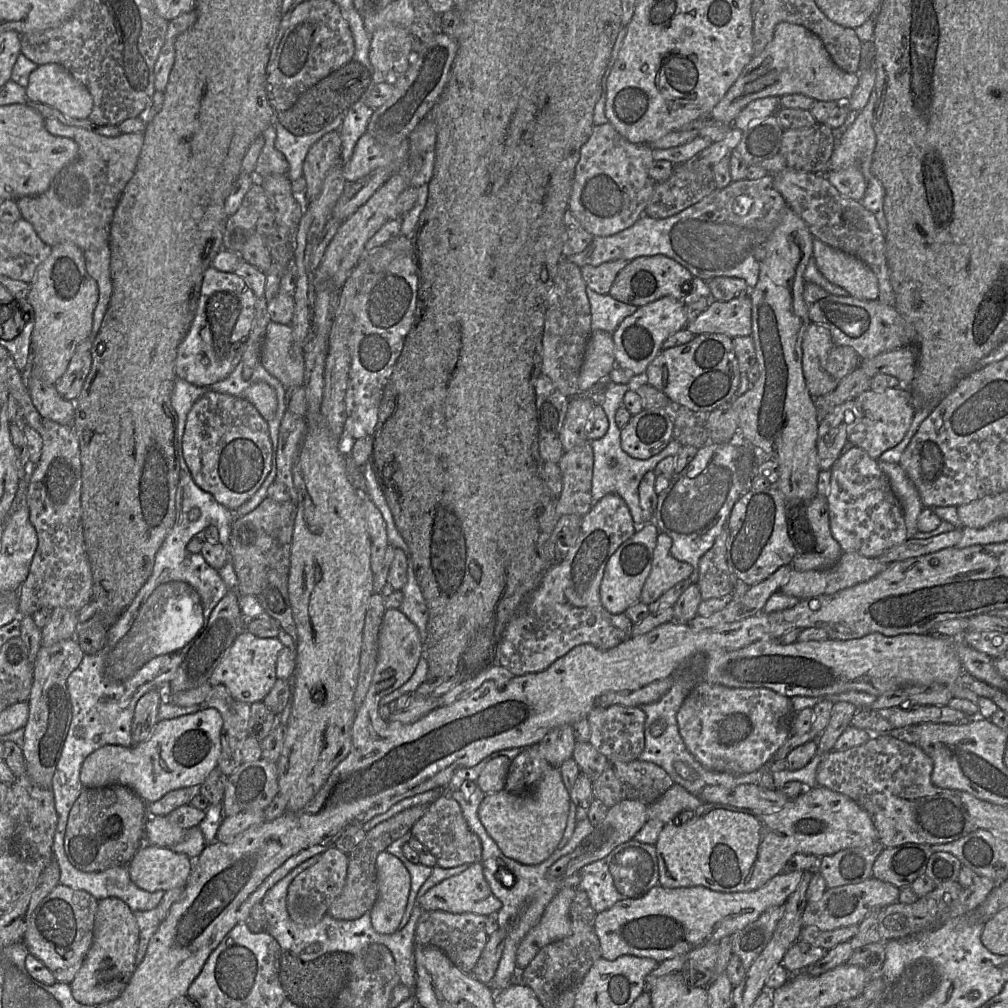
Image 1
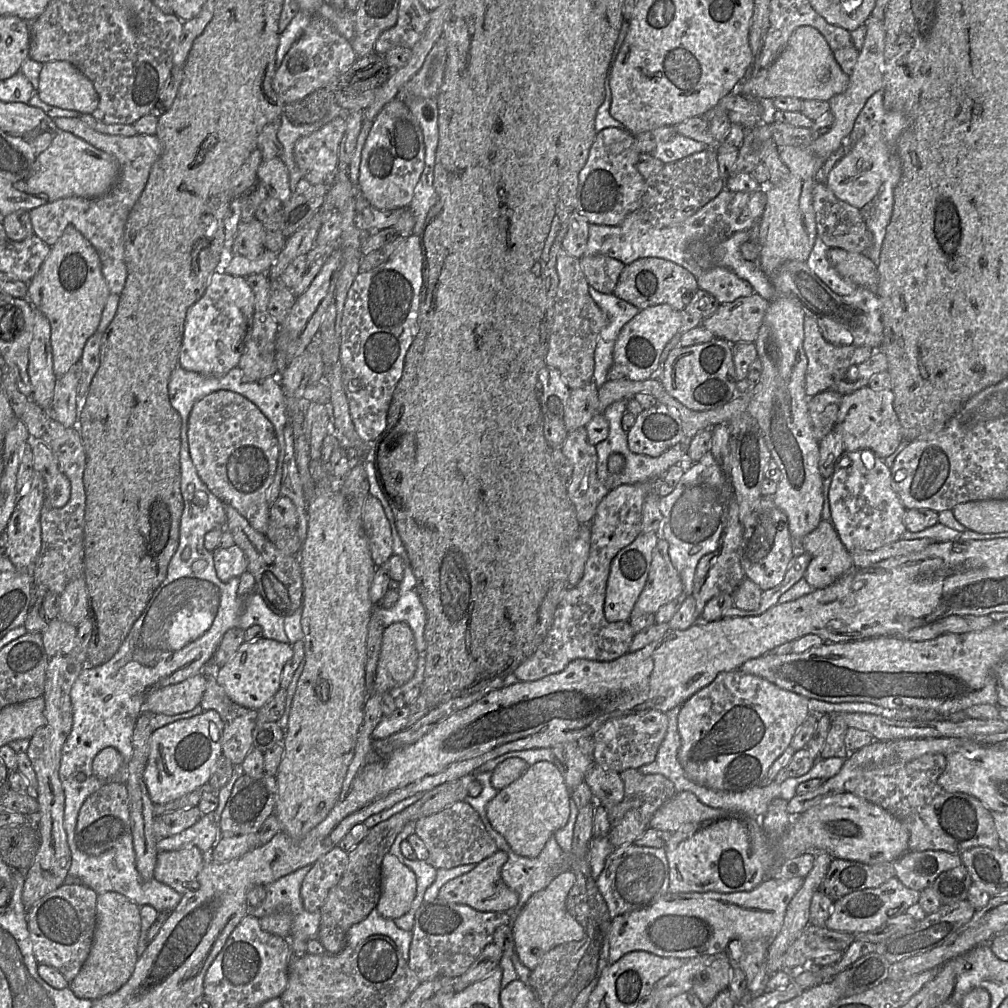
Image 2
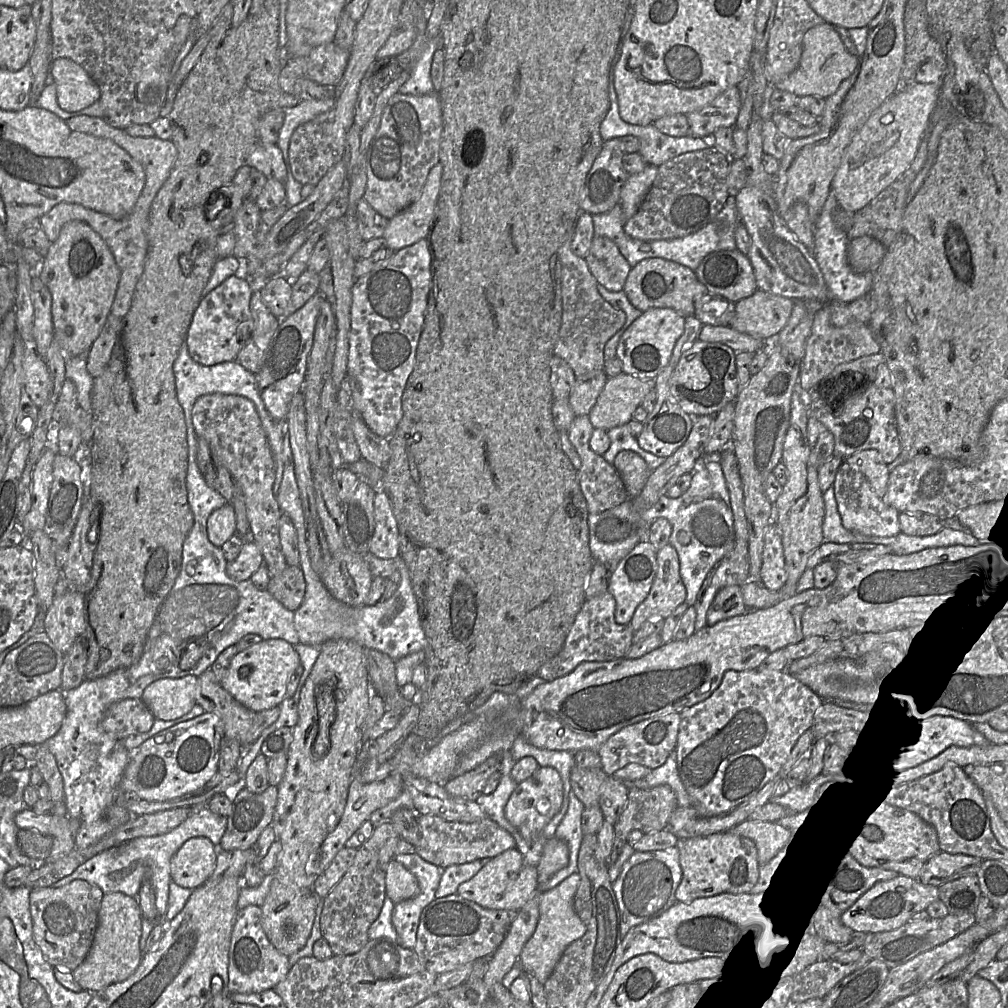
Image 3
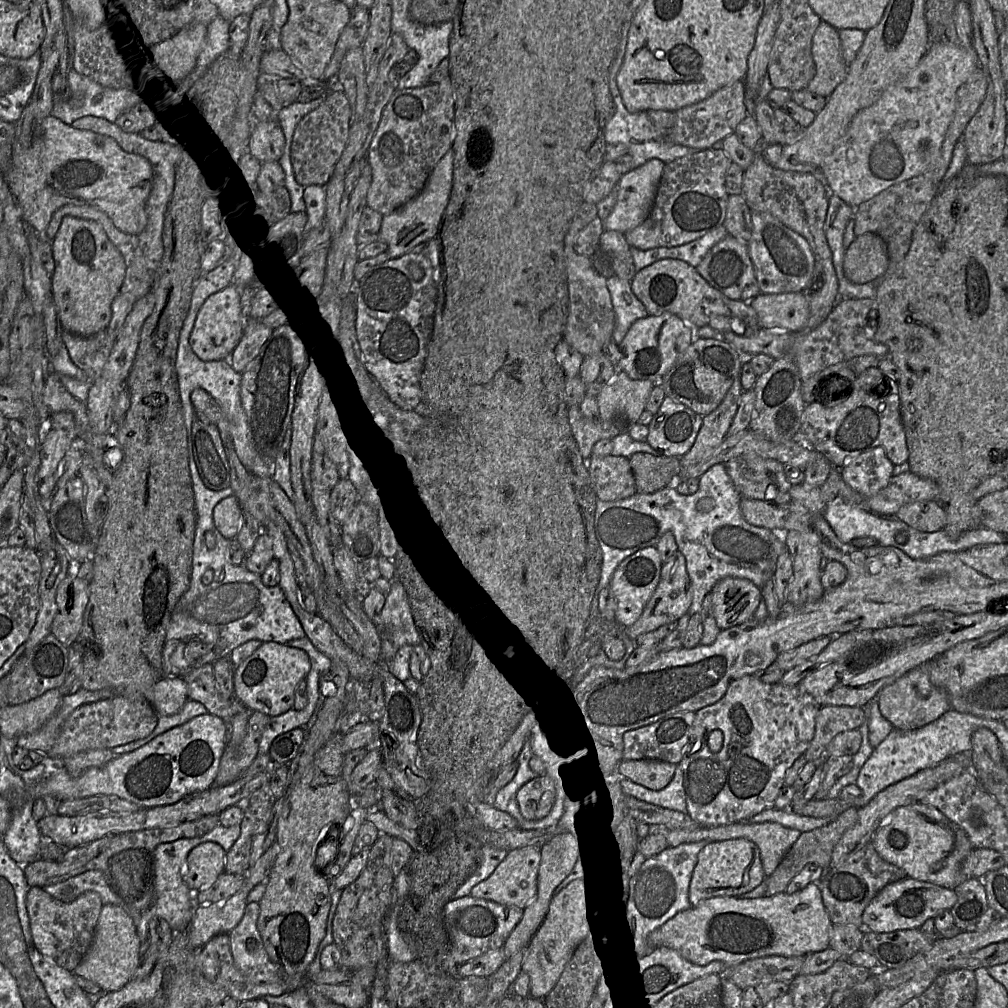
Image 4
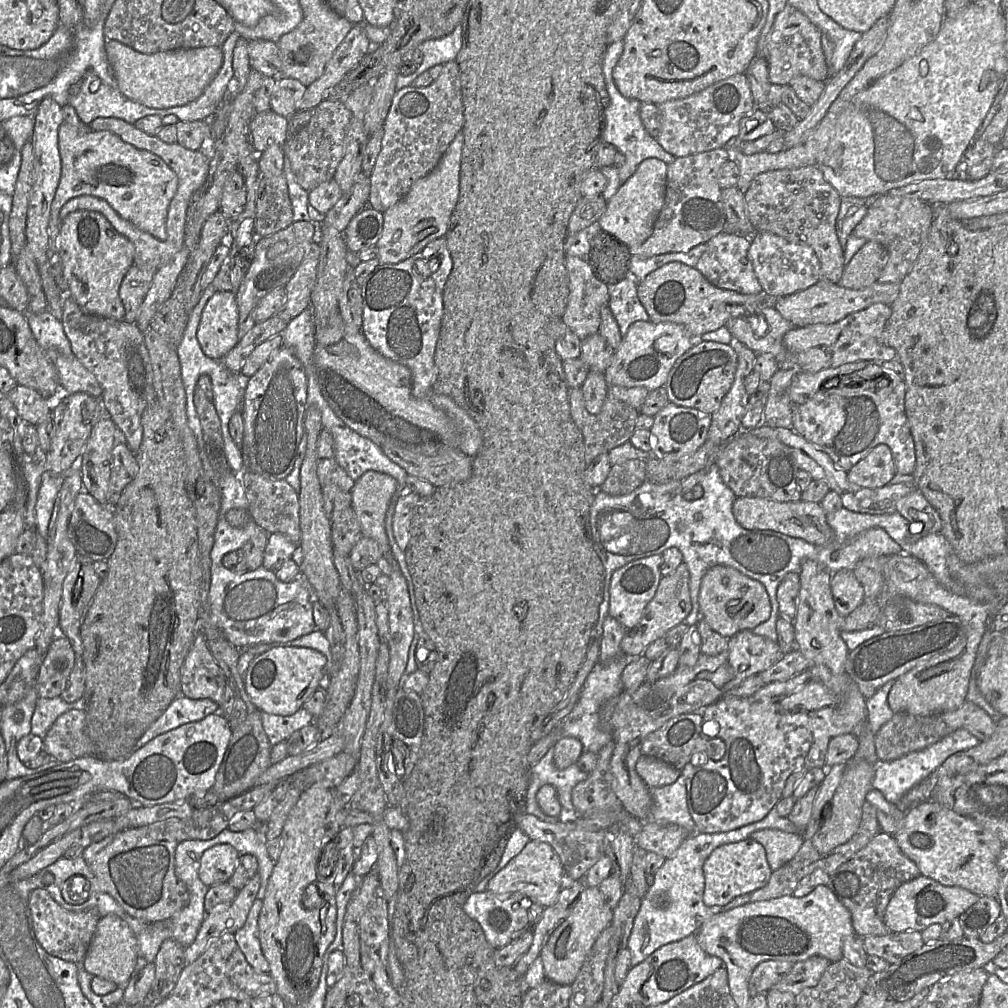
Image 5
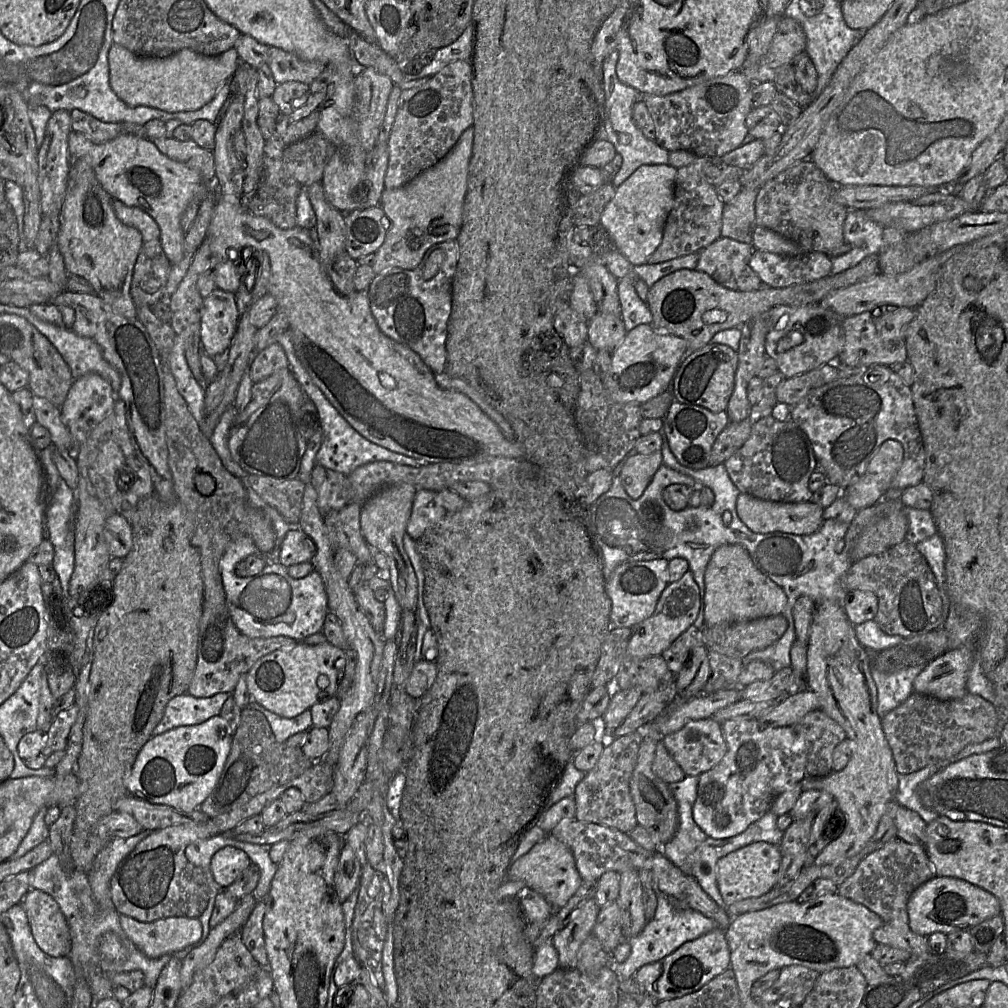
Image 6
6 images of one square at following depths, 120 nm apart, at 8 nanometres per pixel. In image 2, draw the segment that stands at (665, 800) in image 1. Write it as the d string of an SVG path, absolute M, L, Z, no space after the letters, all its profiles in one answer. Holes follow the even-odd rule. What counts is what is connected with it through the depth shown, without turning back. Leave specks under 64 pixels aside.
M682 791L675 793L655 811L649 826L673 833L684 824L700 823L726 816L729 816L726 810L707 806L692 792Z

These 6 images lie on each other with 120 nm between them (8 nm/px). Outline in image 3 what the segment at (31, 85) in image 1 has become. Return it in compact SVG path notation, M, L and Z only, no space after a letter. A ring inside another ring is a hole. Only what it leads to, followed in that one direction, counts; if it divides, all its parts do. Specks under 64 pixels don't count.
M69 58L53 59L49 74L56 87L57 103L66 112L78 112L100 99L101 92L95 81Z

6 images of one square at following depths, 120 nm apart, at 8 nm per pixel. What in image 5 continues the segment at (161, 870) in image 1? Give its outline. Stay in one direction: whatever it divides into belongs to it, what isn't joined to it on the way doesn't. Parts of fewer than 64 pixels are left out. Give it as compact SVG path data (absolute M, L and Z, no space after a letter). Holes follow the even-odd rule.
M218 844L205 850L200 858L199 879L208 887L228 882L240 854L228 844Z

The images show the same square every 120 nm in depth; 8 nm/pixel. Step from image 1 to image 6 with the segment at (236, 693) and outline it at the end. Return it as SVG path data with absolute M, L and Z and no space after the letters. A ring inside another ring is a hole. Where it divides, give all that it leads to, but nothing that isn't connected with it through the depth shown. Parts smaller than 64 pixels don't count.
M302 641L293 647L275 650L260 659L251 667L246 677L249 694L261 706L284 718L293 718L309 710L314 704L336 696L338 684L344 678L346 664L345 650L328 641L309 645Z

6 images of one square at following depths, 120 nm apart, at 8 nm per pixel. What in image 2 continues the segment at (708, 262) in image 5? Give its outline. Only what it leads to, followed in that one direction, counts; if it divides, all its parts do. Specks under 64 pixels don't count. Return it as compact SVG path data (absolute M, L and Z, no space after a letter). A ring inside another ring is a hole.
M715 267L704 272L697 278L697 281L699 289L711 293L720 304L729 303L754 293L748 281L724 267Z

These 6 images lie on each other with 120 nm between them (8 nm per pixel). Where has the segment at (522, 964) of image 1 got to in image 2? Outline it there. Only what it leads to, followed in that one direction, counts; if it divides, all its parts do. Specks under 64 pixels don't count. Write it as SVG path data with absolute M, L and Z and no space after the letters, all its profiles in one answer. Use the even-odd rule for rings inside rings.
M566 871L556 877L545 889L534 893L525 905L514 915L512 922L515 951L529 970L534 970L540 960L552 948L584 937L584 929L570 914L567 897L576 882L576 875Z

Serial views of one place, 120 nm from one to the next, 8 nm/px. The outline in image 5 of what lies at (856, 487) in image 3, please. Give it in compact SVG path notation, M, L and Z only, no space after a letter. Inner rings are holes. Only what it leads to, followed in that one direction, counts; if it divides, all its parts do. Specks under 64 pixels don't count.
M885 444L877 445L847 472L852 484L866 488L880 488L891 484L895 475L892 452Z

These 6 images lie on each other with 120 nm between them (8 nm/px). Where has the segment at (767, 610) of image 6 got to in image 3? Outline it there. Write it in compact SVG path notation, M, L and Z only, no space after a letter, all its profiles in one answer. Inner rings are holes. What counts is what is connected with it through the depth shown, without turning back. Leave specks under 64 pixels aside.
M726 586L715 596L707 614L707 625L742 615L747 611L740 586Z

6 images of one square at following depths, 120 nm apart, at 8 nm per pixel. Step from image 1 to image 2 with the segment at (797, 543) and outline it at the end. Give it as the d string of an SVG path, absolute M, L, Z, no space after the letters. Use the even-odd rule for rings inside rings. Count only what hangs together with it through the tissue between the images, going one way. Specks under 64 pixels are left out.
M821 520L816 529L806 535L802 541L804 552L811 556L804 578L814 589L823 589L834 582L826 581L827 575L837 574L837 580L854 568L852 554L841 542L831 521Z

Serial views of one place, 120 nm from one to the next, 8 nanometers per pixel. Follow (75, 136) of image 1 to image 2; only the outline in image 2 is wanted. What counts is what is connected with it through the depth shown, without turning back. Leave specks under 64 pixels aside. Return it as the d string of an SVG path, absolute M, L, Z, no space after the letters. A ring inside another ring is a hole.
M59 117L54 119L54 123L59 129L113 156L119 165L118 178L104 195L91 199L63 198L29 211L34 235L49 247L58 241L68 226L73 226L96 250L101 262L101 271L109 289L109 295L96 330L96 332L104 333L115 316L120 294L127 278L124 260L125 225L132 208L145 189L152 166L162 154L162 145L155 135L137 134L122 137L101 134L78 118Z

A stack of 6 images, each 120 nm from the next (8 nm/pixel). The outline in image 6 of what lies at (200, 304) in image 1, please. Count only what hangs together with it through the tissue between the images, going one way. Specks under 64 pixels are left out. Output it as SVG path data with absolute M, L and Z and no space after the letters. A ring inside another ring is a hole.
M216 287L203 299L200 339L203 351L212 358L224 357L231 346L240 314L235 295Z

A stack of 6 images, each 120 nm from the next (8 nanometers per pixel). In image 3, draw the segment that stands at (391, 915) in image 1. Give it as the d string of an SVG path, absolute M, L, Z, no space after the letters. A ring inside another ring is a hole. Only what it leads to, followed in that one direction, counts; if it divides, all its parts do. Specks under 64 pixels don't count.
M394 859L387 866L385 883L386 897L394 904L415 897L419 891L416 877Z

